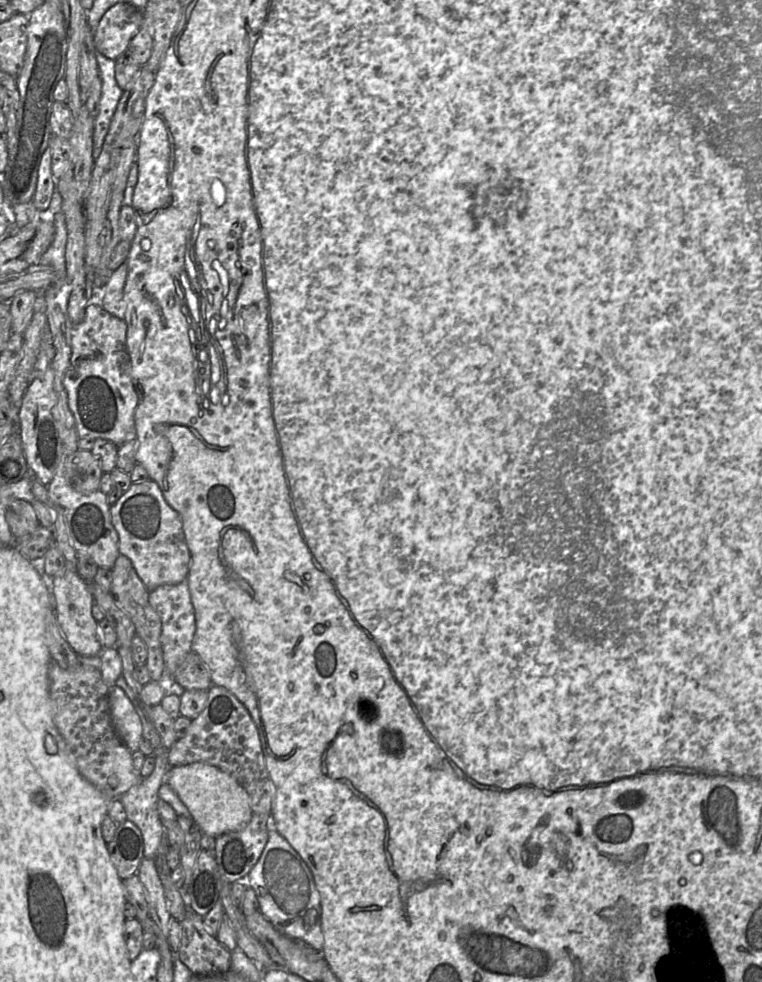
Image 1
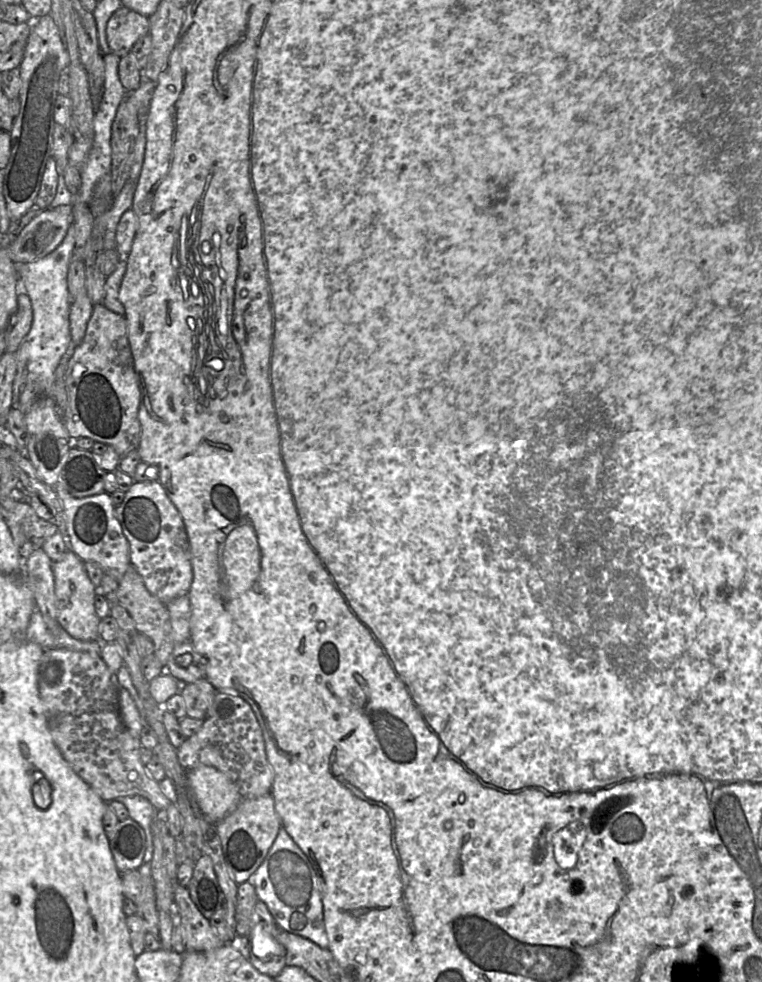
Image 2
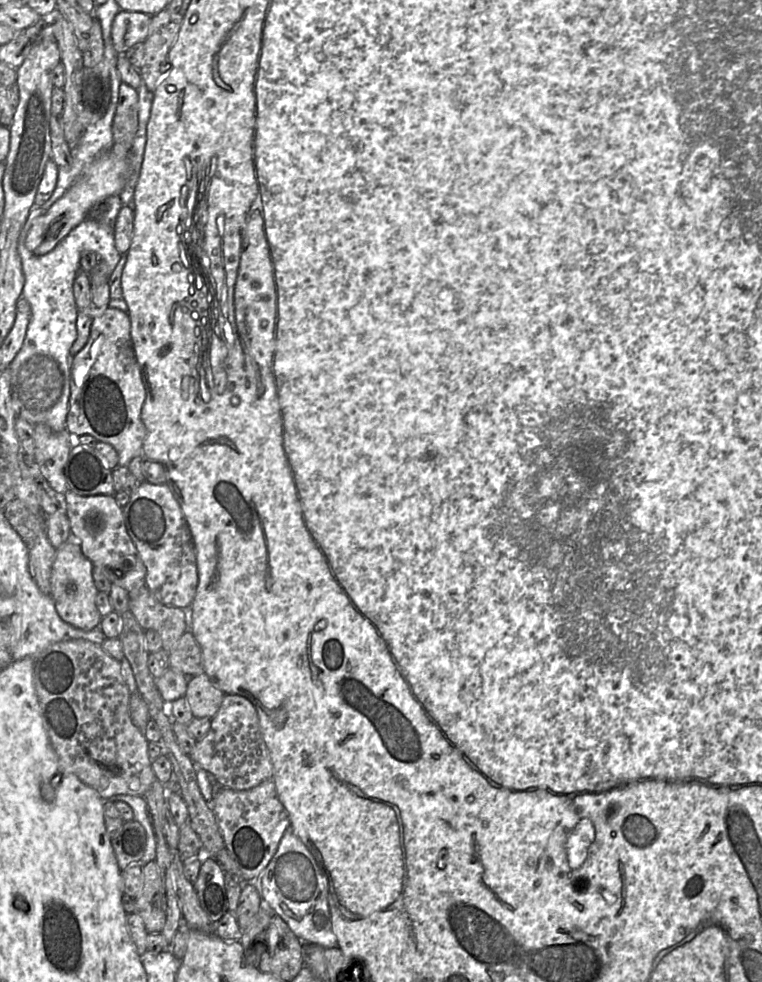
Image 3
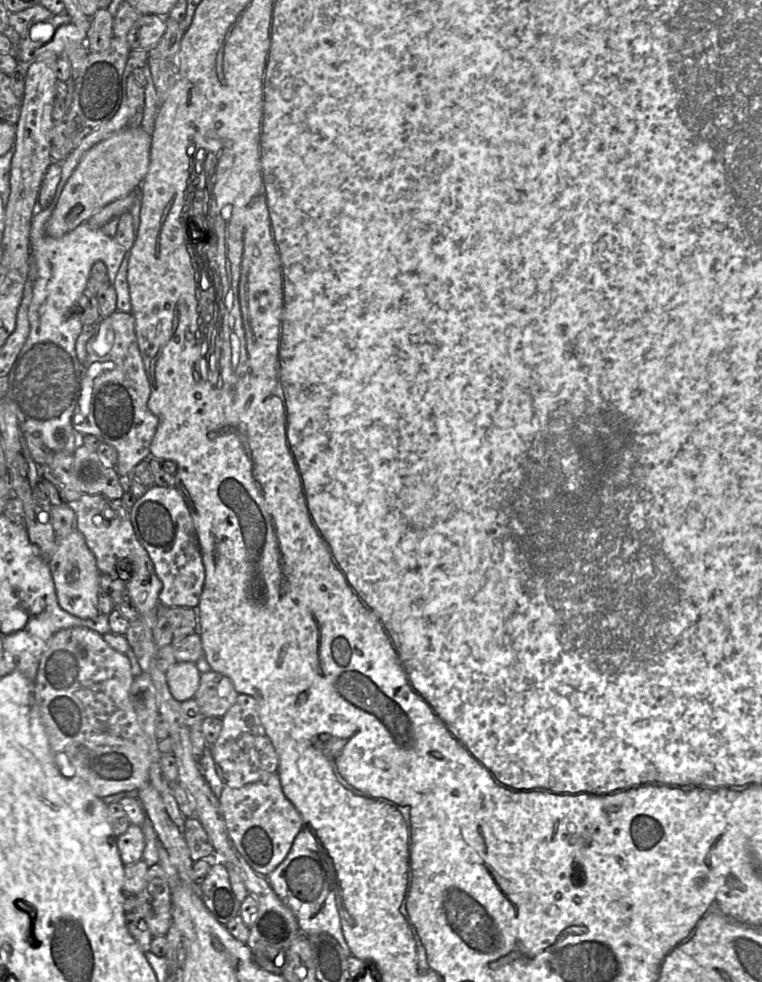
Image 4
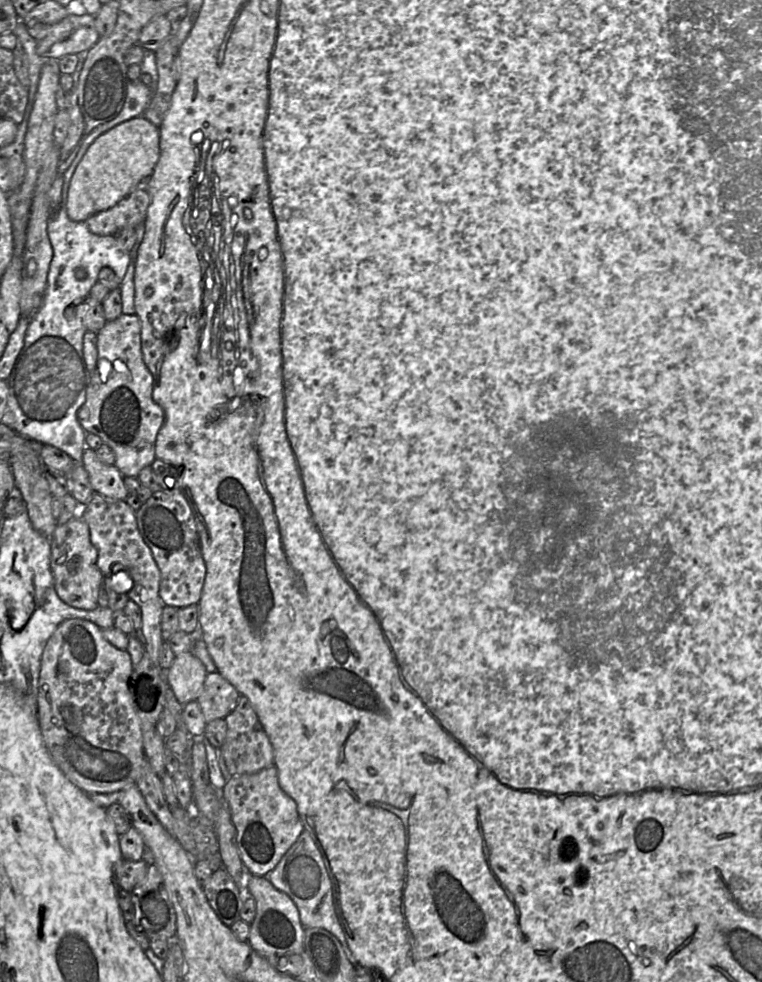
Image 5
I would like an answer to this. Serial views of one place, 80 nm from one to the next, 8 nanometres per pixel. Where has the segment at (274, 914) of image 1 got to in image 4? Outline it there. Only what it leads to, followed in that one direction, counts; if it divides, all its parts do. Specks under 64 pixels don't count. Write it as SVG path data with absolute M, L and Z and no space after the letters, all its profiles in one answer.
M302 829L297 834L285 859L265 877L281 901L294 913L305 935L327 933L337 940L347 958L352 956L343 936L335 884L328 862L309 830Z

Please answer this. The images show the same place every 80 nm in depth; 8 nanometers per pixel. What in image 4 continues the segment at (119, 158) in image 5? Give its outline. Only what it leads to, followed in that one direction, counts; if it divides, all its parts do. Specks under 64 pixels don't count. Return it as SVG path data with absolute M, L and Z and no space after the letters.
M139 126L124 128L91 148L67 181L46 224L47 235L62 237L106 205L136 192L150 165L151 143L151 135Z

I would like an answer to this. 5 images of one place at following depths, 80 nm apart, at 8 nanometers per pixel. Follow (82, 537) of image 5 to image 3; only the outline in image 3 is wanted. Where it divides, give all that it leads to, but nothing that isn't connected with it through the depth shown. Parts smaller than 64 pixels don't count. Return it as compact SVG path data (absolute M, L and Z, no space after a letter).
M67 541L57 549L51 574L51 596L63 621L83 631L99 627L101 615L96 606L98 590L92 570L94 564L83 554L78 541Z

